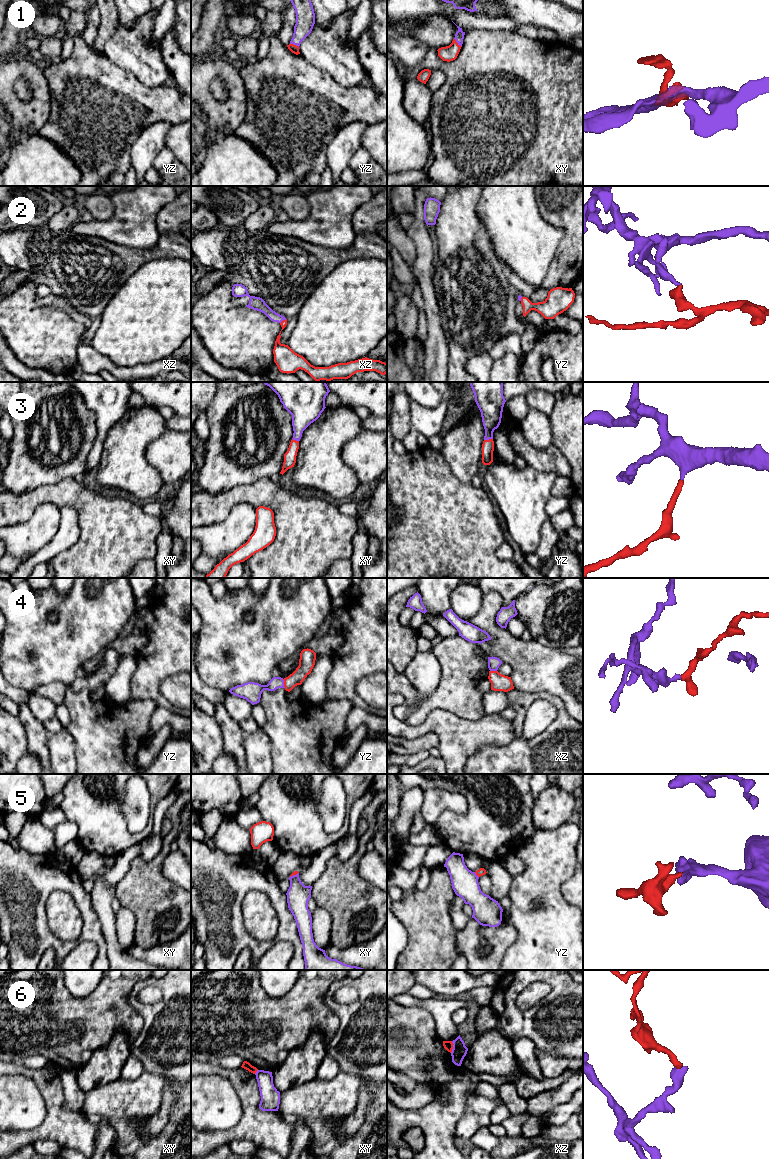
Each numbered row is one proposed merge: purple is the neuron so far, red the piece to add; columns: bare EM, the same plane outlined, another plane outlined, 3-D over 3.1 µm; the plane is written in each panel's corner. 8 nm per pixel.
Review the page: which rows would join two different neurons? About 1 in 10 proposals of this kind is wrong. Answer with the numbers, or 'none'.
5, 6

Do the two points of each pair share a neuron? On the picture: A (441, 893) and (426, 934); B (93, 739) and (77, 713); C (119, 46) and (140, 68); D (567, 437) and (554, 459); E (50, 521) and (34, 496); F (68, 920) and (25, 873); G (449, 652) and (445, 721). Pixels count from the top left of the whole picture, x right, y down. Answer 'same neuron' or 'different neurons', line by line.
A: same neuron
B: same neuron
C: same neuron
D: different neurons
E: different neurons
F: different neurons
G: different neurons

